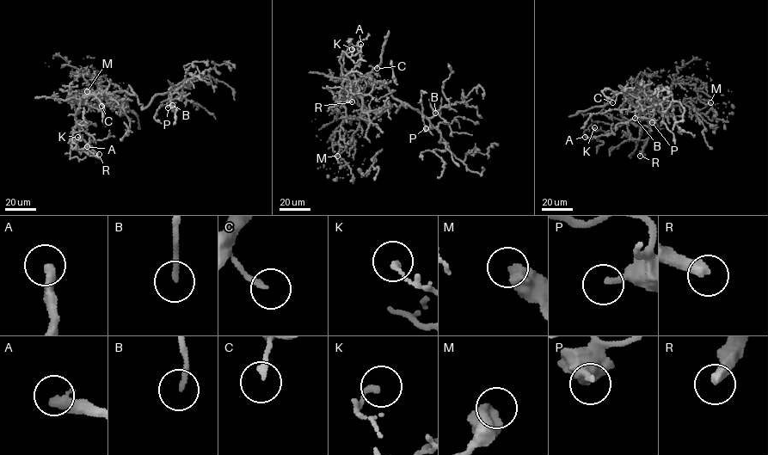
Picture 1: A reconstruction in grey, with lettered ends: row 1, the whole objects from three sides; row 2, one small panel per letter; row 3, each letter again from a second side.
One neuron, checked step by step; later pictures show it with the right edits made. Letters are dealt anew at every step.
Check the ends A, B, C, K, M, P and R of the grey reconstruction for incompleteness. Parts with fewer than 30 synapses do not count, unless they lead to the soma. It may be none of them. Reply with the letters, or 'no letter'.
B, C, R

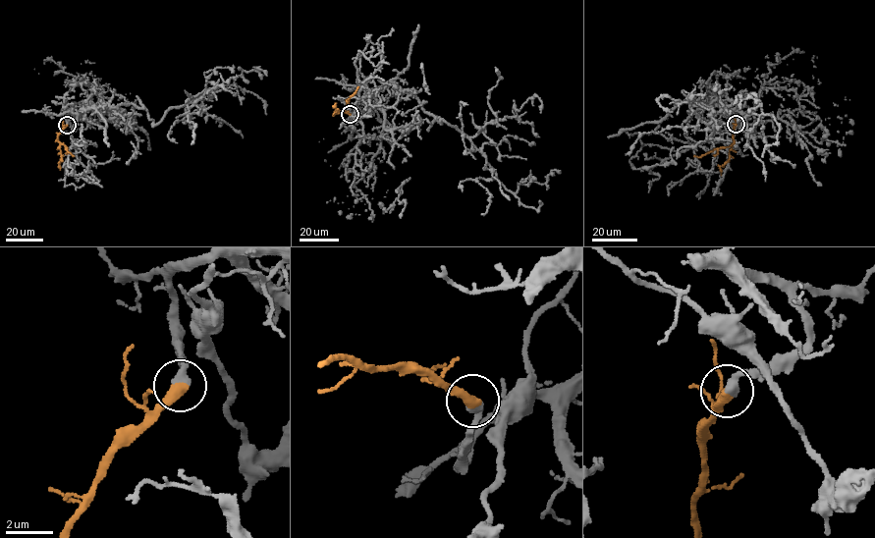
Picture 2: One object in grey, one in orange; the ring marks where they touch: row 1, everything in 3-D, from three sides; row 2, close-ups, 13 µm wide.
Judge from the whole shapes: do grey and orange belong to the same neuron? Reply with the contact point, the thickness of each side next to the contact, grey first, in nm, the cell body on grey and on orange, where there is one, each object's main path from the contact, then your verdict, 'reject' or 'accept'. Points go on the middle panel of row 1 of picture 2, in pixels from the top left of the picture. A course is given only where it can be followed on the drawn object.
(350, 114) | 440/460 nm | grey none | orange none | grey via (350, 115), (392, 82), (462, 132), (507, 189), (544, 184), (560, 170) | orange via (350, 114), (337, 112), (343, 111), (358, 86) | accept

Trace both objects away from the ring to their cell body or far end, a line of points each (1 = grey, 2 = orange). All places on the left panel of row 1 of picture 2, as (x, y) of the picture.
1: (67, 125), (82, 109), (132, 104), (155, 126), (171, 108), (234, 84), (244, 71), (267, 76)
2: (67, 125), (57, 139), (74, 156)

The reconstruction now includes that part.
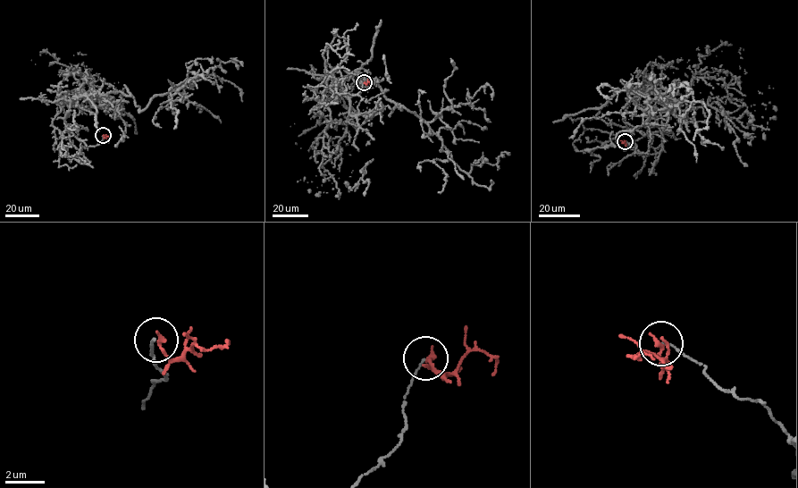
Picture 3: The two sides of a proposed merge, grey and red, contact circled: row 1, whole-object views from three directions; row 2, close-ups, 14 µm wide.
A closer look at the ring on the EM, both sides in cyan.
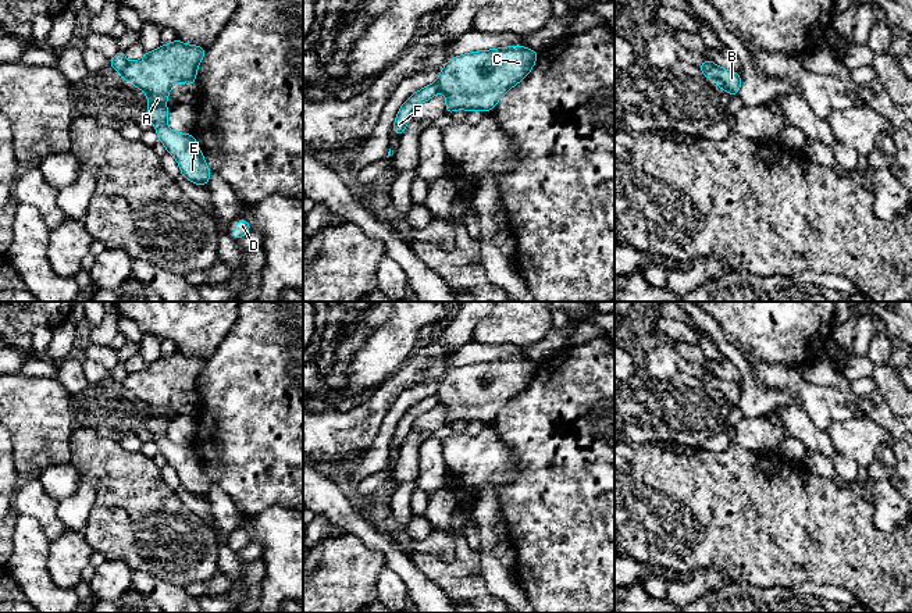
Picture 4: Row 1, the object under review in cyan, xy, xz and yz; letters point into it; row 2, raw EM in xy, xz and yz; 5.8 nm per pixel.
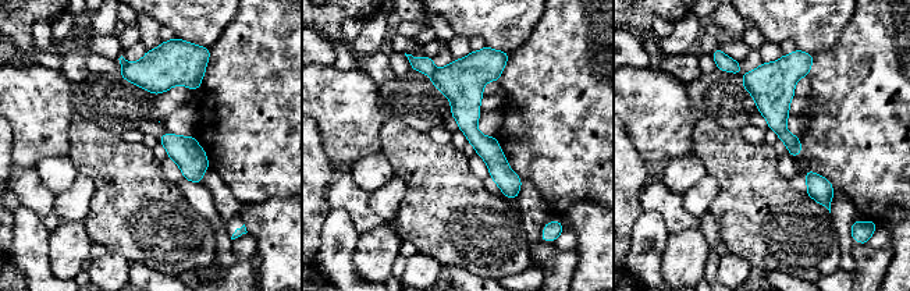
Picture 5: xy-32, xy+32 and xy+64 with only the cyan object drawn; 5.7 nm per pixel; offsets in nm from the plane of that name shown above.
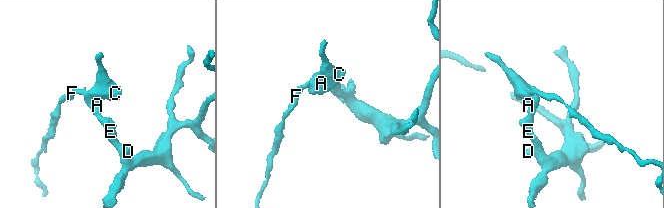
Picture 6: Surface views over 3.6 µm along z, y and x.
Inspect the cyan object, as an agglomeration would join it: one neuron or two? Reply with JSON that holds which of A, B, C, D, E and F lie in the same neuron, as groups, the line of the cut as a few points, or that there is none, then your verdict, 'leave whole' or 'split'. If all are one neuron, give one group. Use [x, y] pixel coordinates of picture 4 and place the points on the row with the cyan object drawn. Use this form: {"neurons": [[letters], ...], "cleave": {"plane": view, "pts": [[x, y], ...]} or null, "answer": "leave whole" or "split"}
{"neurons": [["A", "B", "C", "D", "E"], ["F"]], "cleave": {"plane": "xy", "pts": [[127, 61], [120, 72]]}, "answer": "split"}

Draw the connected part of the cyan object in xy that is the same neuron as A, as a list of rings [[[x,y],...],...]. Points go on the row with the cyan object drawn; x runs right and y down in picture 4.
[[[175,39],[170,44],[146,53],[140,60],[127,63],[121,78],[147,96],[146,117],[154,124],[158,140],[178,161],[181,175],[196,185],[207,185],[211,171],[192,133],[178,133],[167,126],[170,108],[165,107],[170,90],[178,82],[193,86],[197,67],[206,54],[204,47],[185,44]]]

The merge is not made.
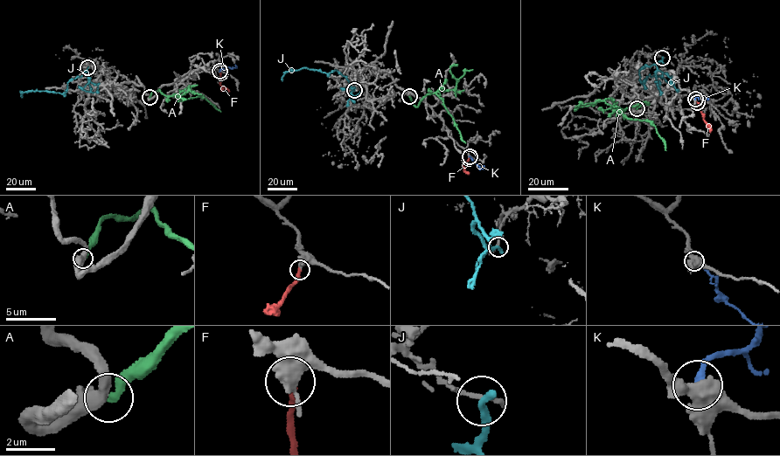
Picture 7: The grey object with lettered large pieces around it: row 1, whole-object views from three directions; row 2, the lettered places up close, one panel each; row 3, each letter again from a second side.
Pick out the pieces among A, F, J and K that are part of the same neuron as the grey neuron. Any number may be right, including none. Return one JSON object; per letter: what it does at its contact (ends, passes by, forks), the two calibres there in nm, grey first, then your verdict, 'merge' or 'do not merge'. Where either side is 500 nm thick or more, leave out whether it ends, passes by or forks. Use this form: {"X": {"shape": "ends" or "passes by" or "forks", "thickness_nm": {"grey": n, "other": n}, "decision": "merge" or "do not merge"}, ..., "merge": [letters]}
{"A": {"shape": "ends", "thickness_nm": {"grey": 400, "other": 280}, "decision": "do not merge"}, "F": {"shape": "ends", "thickness_nm": {"grey": 300, "other": 300}, "decision": "merge"}, "J": {"shape": "ends", "thickness_nm": {"grey": 150, "other": 360}, "decision": "do not merge"}, "K": {"thickness_nm": {"grey": 600, "other": 280}, "decision": "do not merge"}, "merge": ["F"]}

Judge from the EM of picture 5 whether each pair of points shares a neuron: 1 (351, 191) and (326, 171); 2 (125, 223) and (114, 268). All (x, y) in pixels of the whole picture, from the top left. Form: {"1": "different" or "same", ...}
{"1": "different", "2": "different"}

